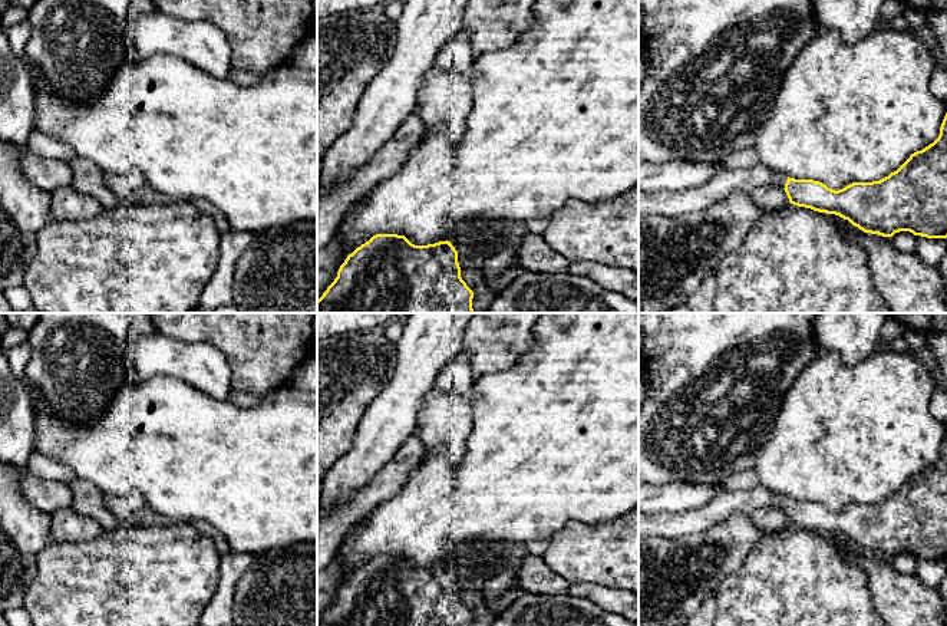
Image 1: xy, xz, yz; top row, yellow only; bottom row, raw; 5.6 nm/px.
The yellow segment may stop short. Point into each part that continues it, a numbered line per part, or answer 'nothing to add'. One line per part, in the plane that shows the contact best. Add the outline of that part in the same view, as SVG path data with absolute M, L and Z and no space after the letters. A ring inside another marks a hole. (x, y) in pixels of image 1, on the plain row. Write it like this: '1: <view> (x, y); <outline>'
1: yz (672, 526); M759 485L750 490L720 491L703 507L682 513L646 514L639 510L639 538L664 537L674 540L702 533L735 513L752 517L758 508L766 505L776 505L783 511L786 503L786 497Z

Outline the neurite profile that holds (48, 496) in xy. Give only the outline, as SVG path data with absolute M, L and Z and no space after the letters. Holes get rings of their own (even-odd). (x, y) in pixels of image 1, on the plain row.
M26 472L22 477L20 488L23 497L43 513L52 514L72 505L72 490L62 481L37 478Z

